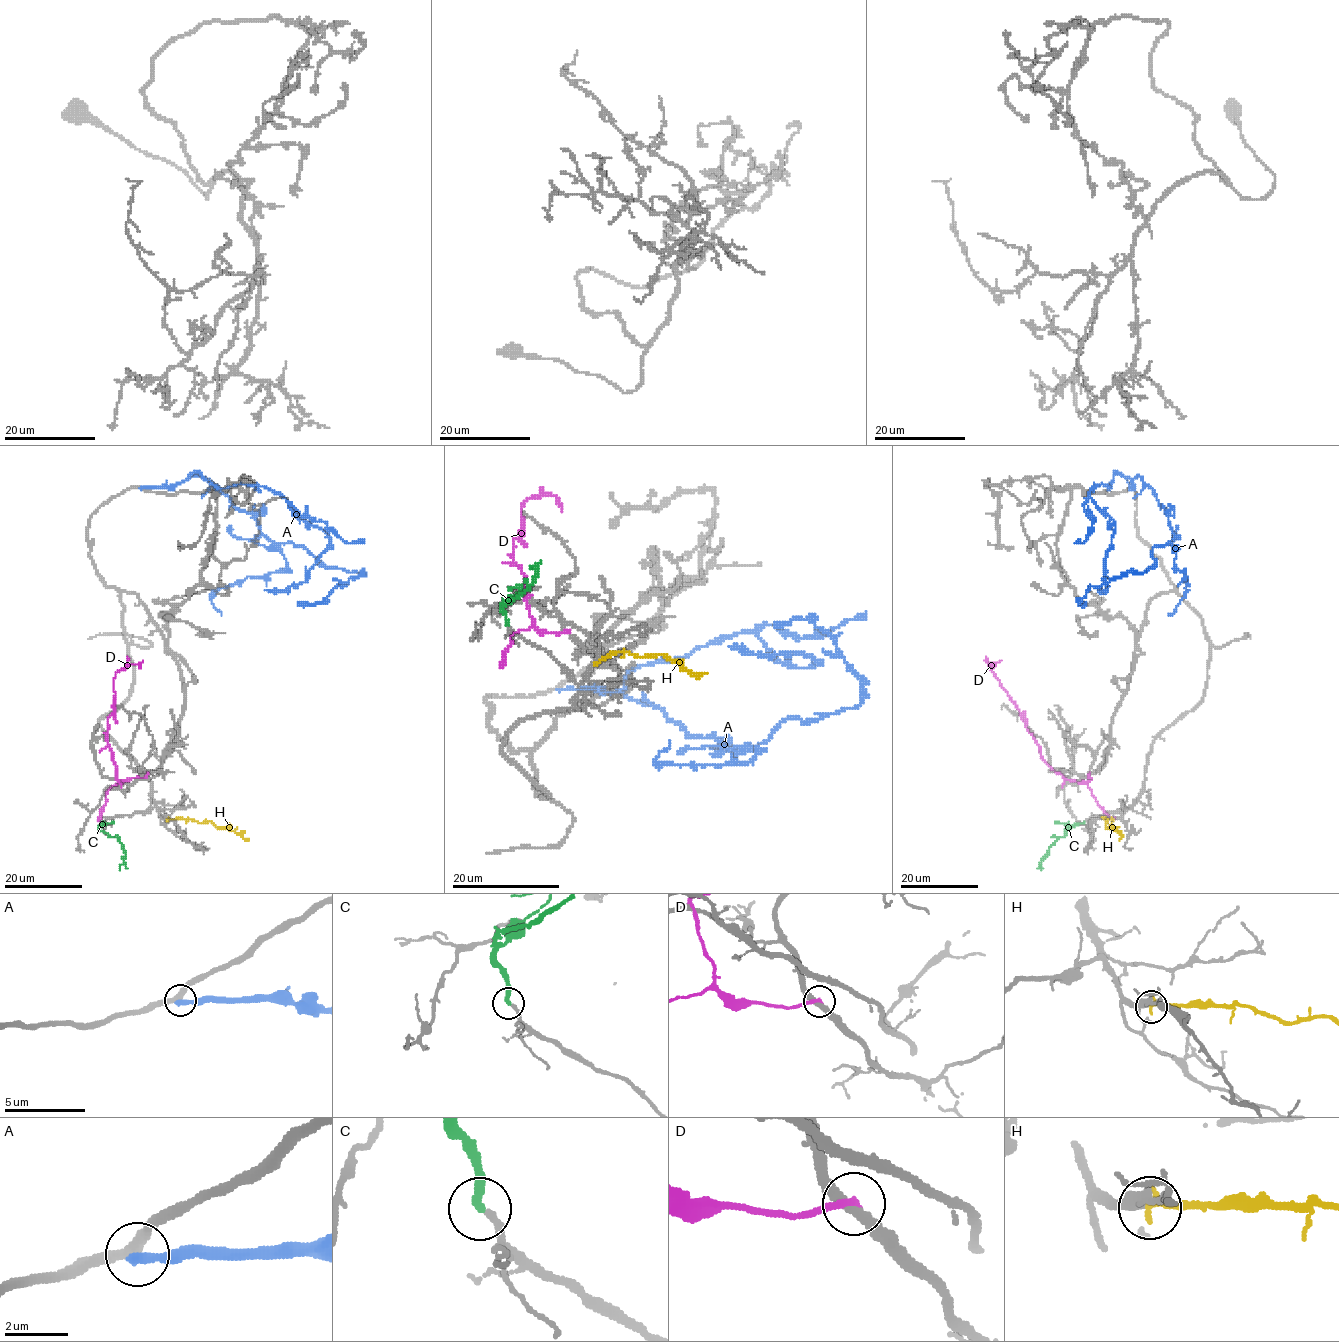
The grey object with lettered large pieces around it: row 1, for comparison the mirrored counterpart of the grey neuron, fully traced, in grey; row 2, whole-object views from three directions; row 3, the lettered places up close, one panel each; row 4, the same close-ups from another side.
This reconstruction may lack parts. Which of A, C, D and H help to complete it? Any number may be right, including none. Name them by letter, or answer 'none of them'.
C, H

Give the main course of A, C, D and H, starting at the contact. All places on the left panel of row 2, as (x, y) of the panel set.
A: (140, 487), (207, 478), (273, 542), (362, 572), (320, 602), (297, 606)
C: (102, 821), (99, 828), (115, 836), (122, 844), (125, 855), (119, 869)
D: (147, 774), (126, 778), (122, 783), (119, 781), (107, 740), (108, 717), (115, 709), (115, 674), (143, 661)
H: (168, 819), (212, 821), (248, 840)

